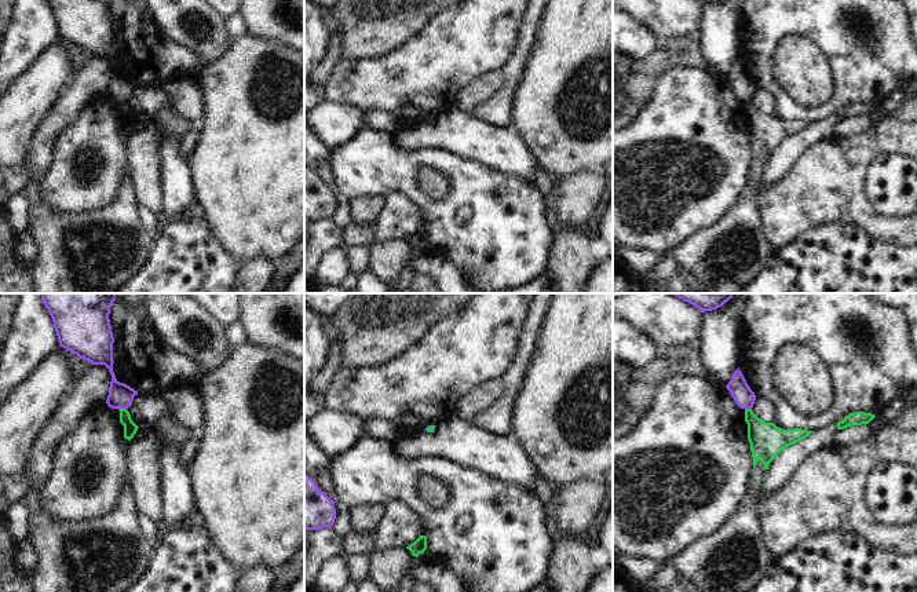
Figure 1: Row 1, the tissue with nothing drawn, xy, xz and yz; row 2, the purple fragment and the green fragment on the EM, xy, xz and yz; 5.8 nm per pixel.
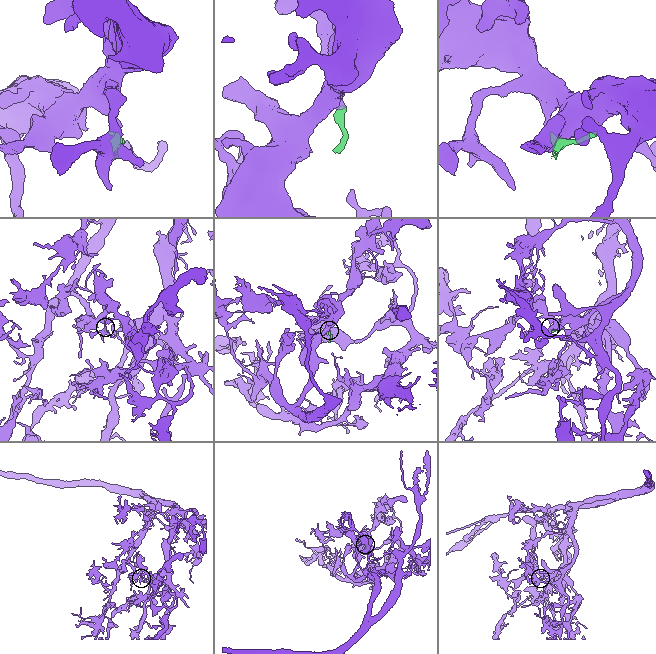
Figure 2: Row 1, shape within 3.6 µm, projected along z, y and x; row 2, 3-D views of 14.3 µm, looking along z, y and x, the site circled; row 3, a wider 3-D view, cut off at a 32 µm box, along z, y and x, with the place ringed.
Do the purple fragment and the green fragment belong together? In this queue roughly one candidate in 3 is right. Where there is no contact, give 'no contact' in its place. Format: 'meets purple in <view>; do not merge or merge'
meets purple in xy; do not merge

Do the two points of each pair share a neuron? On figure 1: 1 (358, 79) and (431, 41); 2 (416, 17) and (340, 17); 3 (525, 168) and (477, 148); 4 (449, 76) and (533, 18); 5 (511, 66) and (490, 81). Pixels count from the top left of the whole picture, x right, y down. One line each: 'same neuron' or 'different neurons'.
1: same neuron
2: same neuron
3: same neuron
4: different neurons
5: different neurons

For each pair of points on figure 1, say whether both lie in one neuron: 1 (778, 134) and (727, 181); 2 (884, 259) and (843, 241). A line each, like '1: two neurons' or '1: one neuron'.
1: two neurons
2: one neuron

